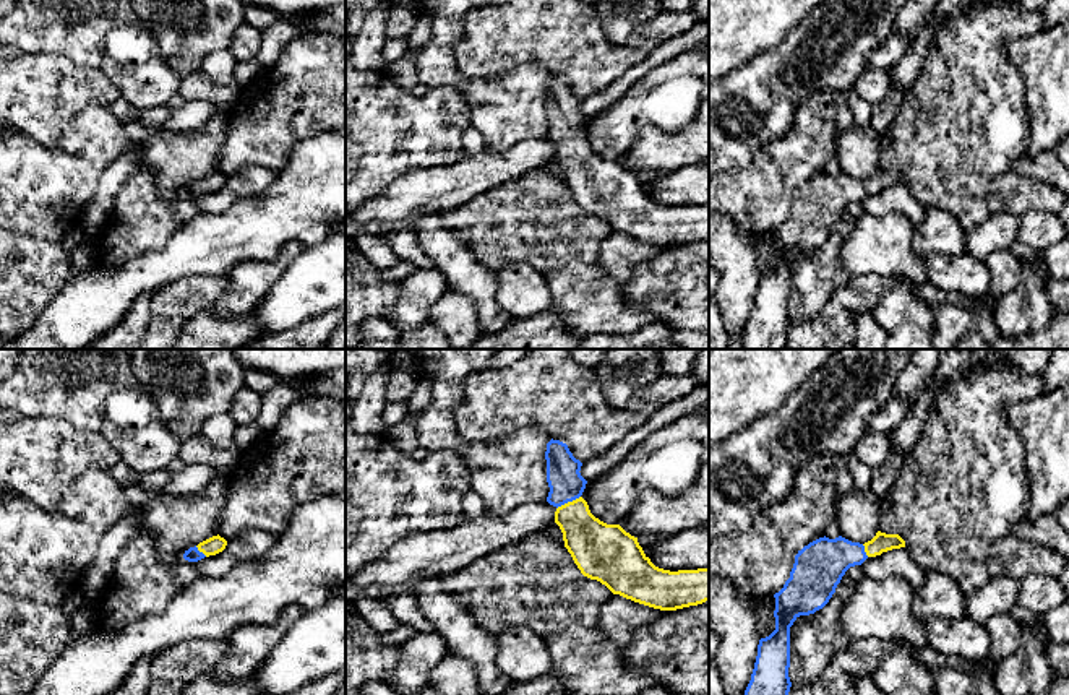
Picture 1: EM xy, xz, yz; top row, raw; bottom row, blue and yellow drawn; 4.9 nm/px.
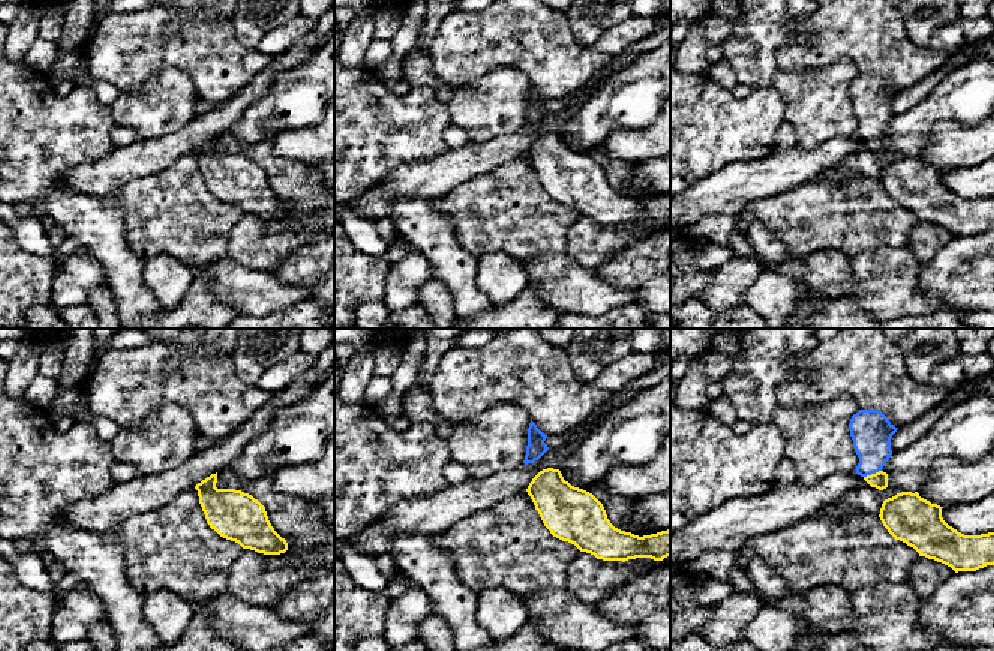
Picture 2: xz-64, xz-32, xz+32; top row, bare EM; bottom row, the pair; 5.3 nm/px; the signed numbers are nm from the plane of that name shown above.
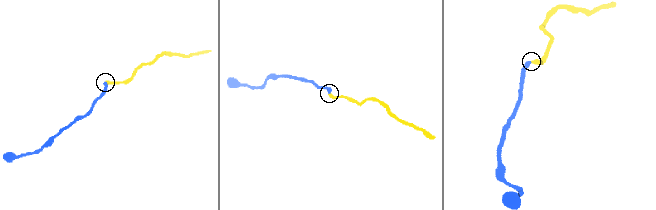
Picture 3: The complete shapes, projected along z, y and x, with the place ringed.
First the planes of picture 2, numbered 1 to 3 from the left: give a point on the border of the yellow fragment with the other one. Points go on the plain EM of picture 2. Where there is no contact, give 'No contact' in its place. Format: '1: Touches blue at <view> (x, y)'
1: No contact
2: No contact
3: Touches blue at xz+32 (871, 137)

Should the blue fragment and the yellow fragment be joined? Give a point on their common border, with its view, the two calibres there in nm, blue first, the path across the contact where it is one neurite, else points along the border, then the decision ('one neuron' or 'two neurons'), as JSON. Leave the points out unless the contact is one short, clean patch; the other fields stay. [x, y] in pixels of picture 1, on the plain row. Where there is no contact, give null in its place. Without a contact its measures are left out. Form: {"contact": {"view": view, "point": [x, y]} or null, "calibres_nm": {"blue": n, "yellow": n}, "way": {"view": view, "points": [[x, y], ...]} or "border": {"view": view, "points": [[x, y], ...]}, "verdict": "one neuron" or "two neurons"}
{"contact": {"view": "xz", "point": [568, 137]}, "calibres_nm": {"blue": 170, "yellow": 240}, "way": {"view": "xz", "points": [[565, 117], [568, 137], [576, 159], [592, 181]]}, "verdict": "one neuron"}

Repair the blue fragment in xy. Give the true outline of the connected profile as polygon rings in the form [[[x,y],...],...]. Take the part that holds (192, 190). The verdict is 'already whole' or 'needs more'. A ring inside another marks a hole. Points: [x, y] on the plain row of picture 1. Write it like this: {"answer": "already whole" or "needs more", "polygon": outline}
{"answer": "needs more", "polygon": [[[217,171],[185,187],[183,195],[188,198],[198,198],[204,193],[222,188],[225,182],[227,182],[227,177]]]}

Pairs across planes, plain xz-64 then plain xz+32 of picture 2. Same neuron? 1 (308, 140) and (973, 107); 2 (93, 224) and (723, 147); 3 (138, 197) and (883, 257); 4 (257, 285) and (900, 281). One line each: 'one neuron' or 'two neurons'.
1: two neurons
2: one neuron
3: two neurons
4: one neuron

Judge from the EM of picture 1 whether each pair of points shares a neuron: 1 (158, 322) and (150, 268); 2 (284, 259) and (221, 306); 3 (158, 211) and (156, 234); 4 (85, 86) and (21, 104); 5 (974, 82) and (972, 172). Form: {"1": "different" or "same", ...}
{"1": "different", "2": "same", "3": "same", "4": "same", "5": "same"}

